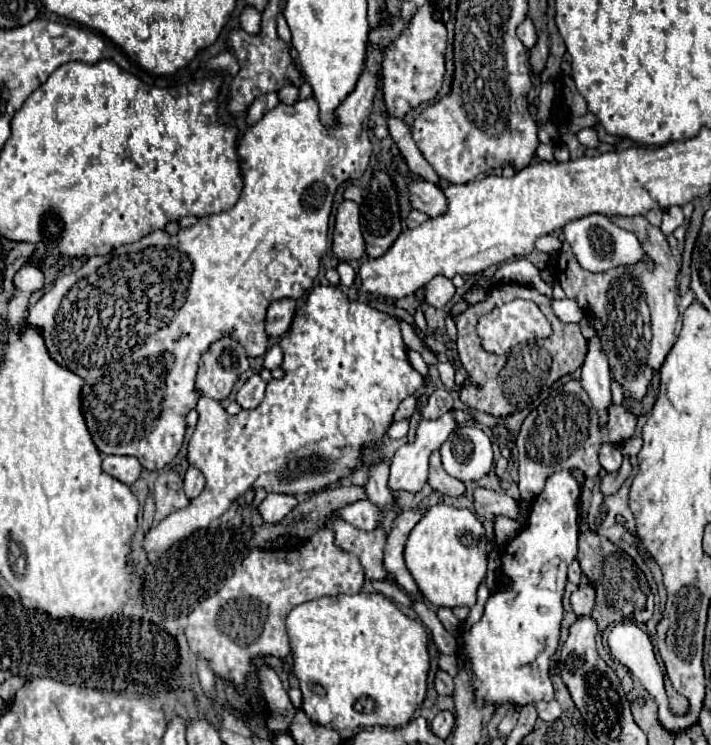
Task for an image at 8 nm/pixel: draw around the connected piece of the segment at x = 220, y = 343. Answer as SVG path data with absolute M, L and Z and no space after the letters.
M229 335L217 339L201 357L197 371L197 389L211 399L225 399L233 383L243 371L249 369L249 357L245 347Z

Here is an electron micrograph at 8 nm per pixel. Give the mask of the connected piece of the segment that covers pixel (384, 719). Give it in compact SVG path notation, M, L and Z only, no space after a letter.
M357 593L321 597L297 605L287 615L287 631L293 651L293 667L299 677L303 705L301 709L319 725L333 729L357 727L401 727L411 721L415 709L427 697L429 675L429 637L425 627L399 611L399 607L381 593Z

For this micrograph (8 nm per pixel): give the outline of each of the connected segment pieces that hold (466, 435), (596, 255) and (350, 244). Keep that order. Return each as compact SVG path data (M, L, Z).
M459 425L441 447L445 471L459 481L479 481L493 465L491 439L475 425Z
M593 213L593 215L581 217L581 219L569 221L563 227L563 235L569 241L569 245L573 247L573 253L577 257L577 261L581 263L581 267L585 267L587 271L601 273L601 271L607 271L609 267L637 263L637 261L641 261L645 257L637 237L631 231L625 231L625 229L617 227L615 223L611 223L601 213Z
M343 201L337 209L333 253L341 261L361 259L365 253L365 241L363 241L361 225L359 225L359 207L353 201Z

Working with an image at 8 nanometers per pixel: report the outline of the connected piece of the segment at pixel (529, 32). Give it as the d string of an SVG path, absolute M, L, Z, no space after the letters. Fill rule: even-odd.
M529 17L517 27L517 37L521 39L521 43L523 43L527 49L531 49L531 47L535 45L535 41L537 41L537 37L535 37L535 27L533 27L533 23L531 23Z

